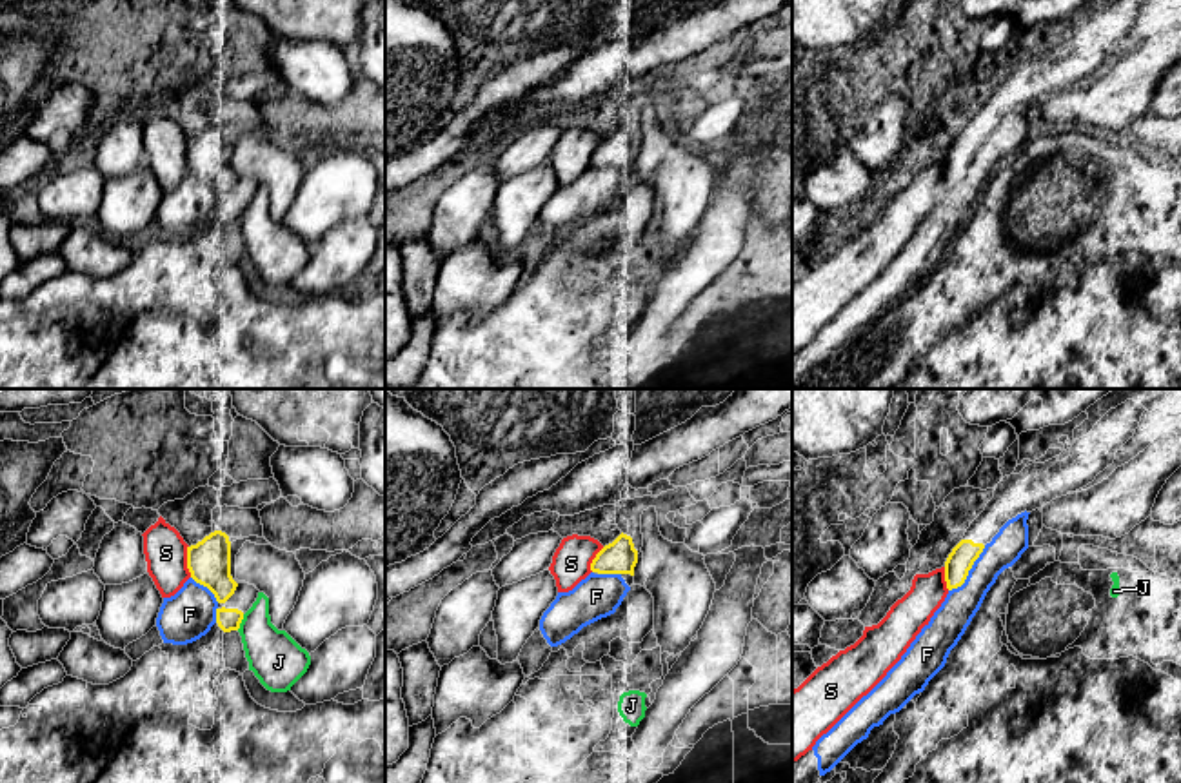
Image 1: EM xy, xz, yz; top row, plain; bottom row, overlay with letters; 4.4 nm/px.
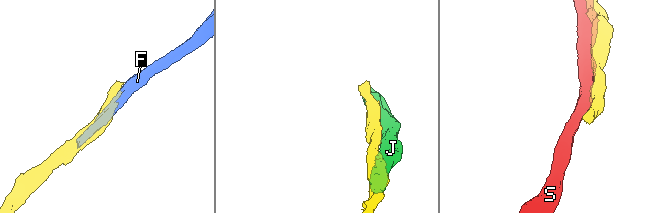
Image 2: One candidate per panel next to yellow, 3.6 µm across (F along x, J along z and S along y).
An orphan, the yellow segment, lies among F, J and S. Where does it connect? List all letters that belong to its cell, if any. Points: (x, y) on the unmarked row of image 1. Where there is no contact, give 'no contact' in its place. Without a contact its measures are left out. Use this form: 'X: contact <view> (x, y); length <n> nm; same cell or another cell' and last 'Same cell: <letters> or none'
F: contact yz (969, 162); length 260 nm; another cell
J: contact xy (240, 215); length 80 nm; another cell
S: contact xy (188, 155); length 140 nm; another cell
Same cell: none

